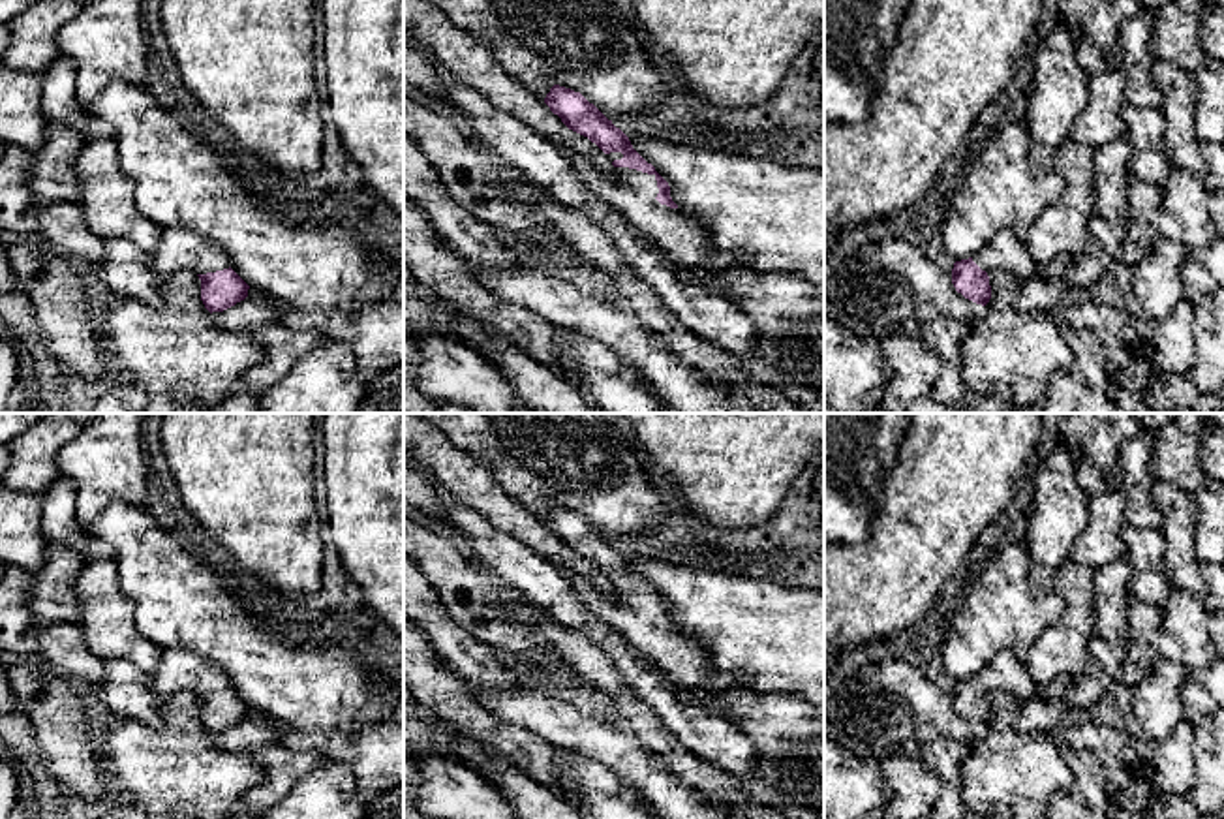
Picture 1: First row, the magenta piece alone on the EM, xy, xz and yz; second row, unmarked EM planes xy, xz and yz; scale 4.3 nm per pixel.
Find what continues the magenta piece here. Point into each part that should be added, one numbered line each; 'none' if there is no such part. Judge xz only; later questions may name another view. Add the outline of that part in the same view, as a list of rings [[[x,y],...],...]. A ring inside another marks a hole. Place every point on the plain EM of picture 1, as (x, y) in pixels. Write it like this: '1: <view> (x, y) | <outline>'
1: xz (633, 613) | [[[552,560],[552,564],[580,595],[584,605],[618,629],[631,648],[661,667],[674,686],[706,693],[749,689],[745,678],[721,672],[708,659],[700,663],[702,650],[680,629],[661,626],[655,620],[659,614],[655,595],[629,588],[614,588],[614,594],[606,595],[561,560]]]

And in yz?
1: yz (1007, 673) | [[[1010,650],[997,652],[989,665],[978,672],[972,682],[986,693],[995,689],[1006,691],[1021,703],[1029,701],[1038,688],[1025,663]]]

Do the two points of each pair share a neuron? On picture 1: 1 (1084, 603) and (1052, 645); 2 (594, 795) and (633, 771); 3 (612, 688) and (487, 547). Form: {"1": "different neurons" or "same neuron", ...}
{"1": "same neuron", "2": "different neurons", "3": "different neurons"}

